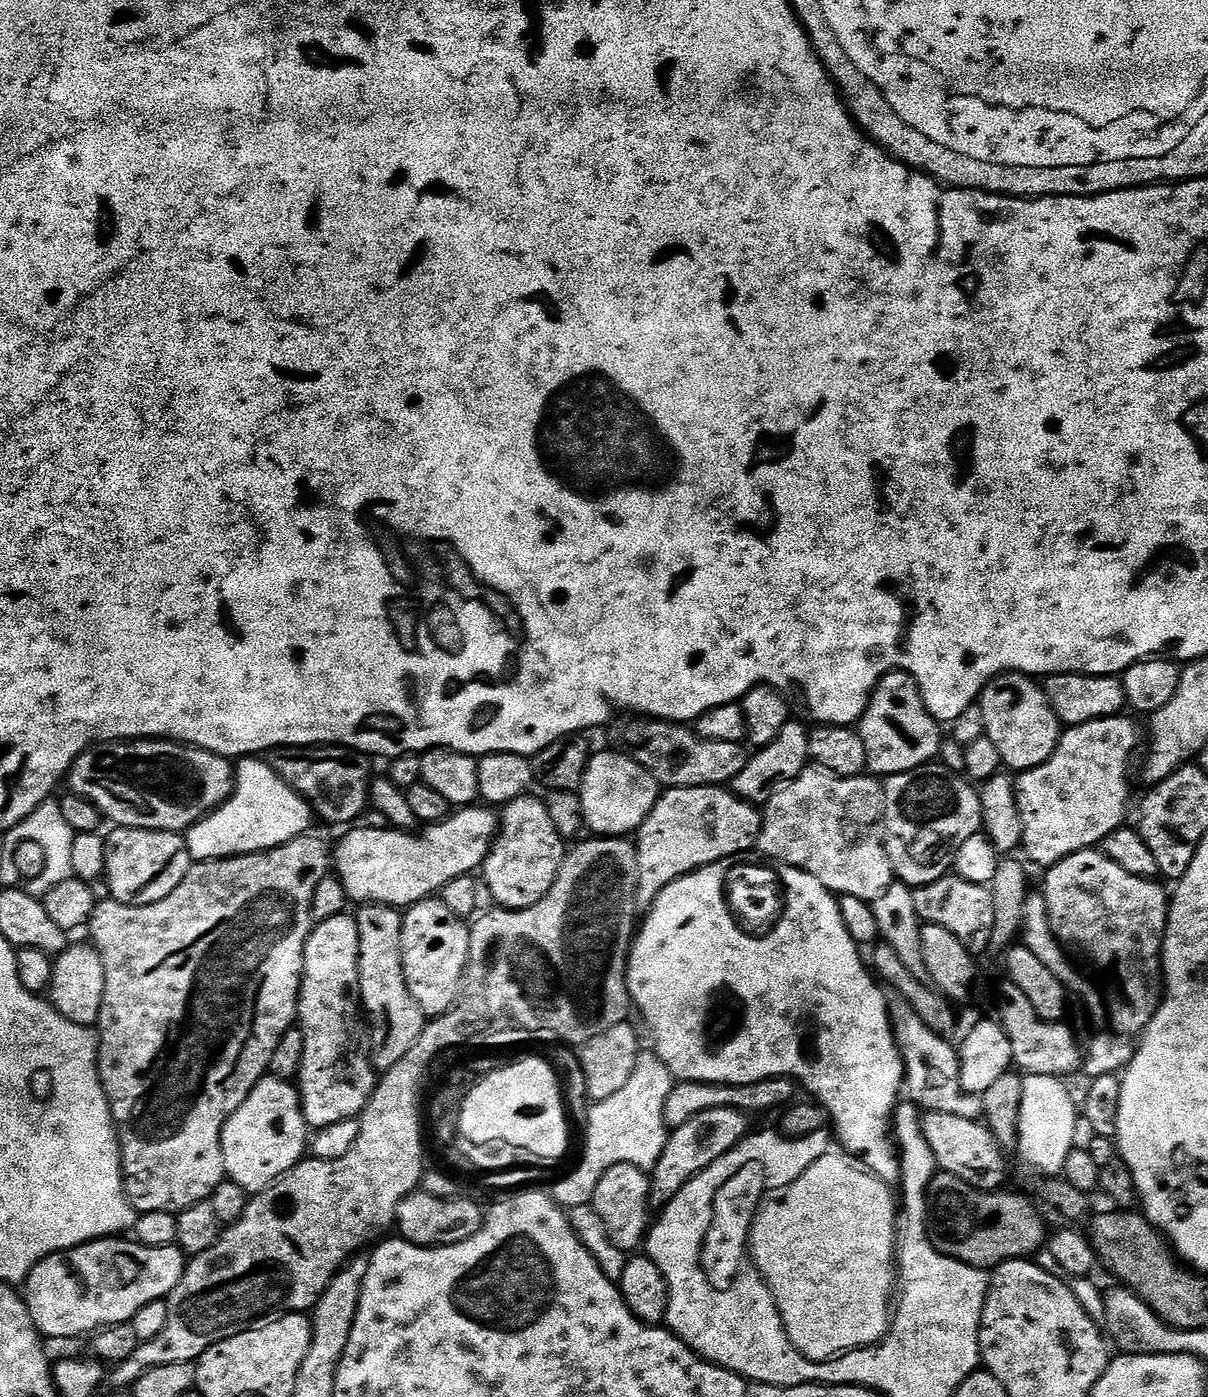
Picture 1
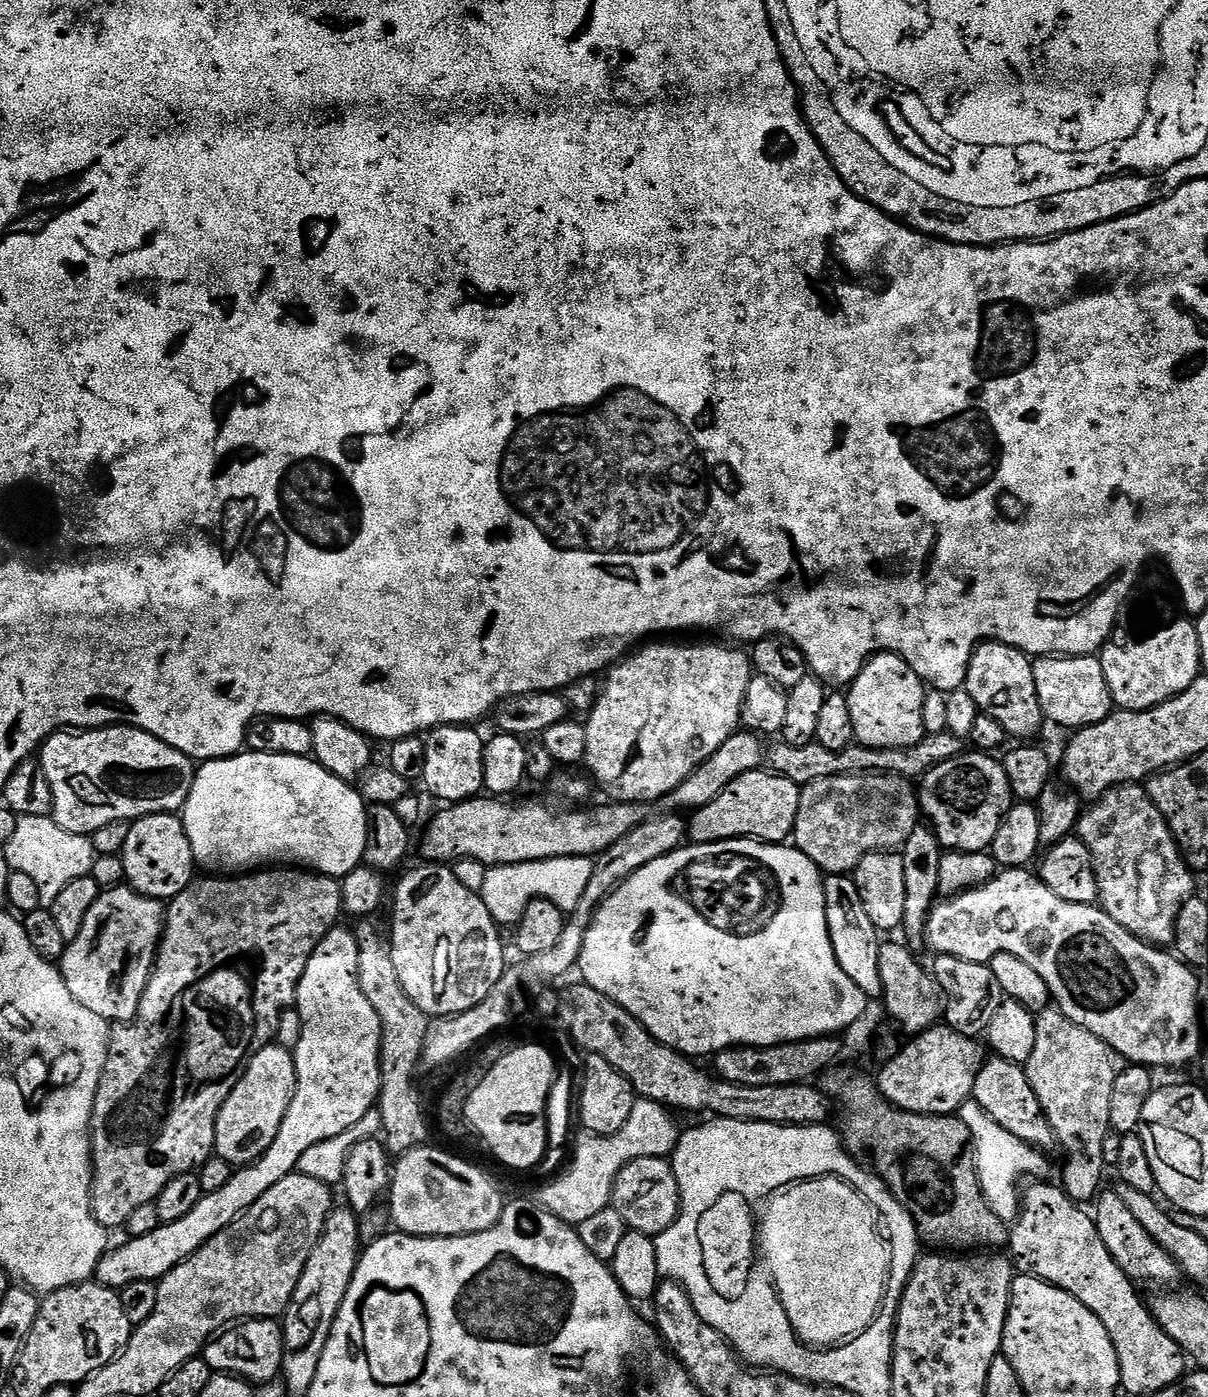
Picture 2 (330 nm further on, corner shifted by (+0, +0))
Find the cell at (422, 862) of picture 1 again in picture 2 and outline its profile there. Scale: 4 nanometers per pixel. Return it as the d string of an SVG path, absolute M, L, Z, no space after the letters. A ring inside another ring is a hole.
M738 730L736 733L733 734L730 738L726 738L726 742L722 742L722 746L718 746L718 750L714 750L714 754L710 754L710 758L706 758L706 762L702 762L702 766L698 766L698 770L694 770L694 774L690 774L690 778L686 778L684 781L682 781L678 786L674 786L674 790L670 790L670 794L666 794L664 797L661 798L661 800L655 801L655 803L650 803L650 804L622 804L619 802L604 802L604 805L601 806L601 808L592 808L589 810L589 812L555 812L554 809L552 808L547 808L546 805L544 804L535 804L534 801L532 800L524 800L521 802L521 804L508 804L512 802L505 802L503 799L500 798L473 798L471 800L462 800L458 804L449 804L447 807L445 807L443 810L445 812L440 812L437 814L436 817L433 818L432 821L429 822L428 824L428 829L425 830L424 832L424 857L423 859L428 862L451 862L453 860L461 860L462 858L474 858L478 862L482 862L483 864L489 865L489 866L495 866L498 864L521 864L522 862L534 862L535 860L545 860L546 858L566 858L567 856L590 856L590 857L597 857L600 855L600 853L606 851L610 846L614 846L614 842L618 842L618 838L626 838L626 834L630 834L630 830L634 830L634 826L642 826L642 822L646 822L647 820L651 820L653 816L657 815L657 813L660 814L691 814L696 811L696 809L701 808L702 806L706 806L710 802L714 802L714 798L718 798L718 794L722 794L722 790L726 790L726 786L730 786L730 782L734 782L738 778L742 778L742 774L746 774L747 772L754 772L757 771L761 767L761 764L765 761L765 755L766 755L766 748L765 745L760 745L763 744L761 737L757 736L755 732L749 732L747 730Z

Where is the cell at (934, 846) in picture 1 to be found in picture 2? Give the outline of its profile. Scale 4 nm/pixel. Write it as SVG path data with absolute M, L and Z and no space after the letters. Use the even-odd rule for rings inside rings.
M965 750L919 777L918 795L923 819L936 832L941 848L954 852L991 849L1000 820L1013 803L1003 763L995 755Z

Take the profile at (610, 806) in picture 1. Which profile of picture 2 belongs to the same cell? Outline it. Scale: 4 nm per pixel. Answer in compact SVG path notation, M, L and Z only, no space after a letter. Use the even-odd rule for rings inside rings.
M660 642L637 647L607 669L600 697L596 699L594 710L586 716L584 764L592 771L591 779L600 783L601 790L608 795L605 797L612 802L650 804L661 800L674 790L674 786L690 778L690 774L694 774L694 770L698 770L698 766L702 766L702 762L706 762L706 758L710 758L710 754L714 754L714 750L740 728L742 698L746 696L746 686L750 686L754 674L751 655L740 649L743 647L728 642L656 643Z

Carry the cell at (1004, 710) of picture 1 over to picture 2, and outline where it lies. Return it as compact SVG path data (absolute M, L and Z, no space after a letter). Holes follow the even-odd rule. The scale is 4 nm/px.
M990 640L980 644L972 652L968 663L968 677L964 680L970 698L979 706L981 713L1002 725L1009 738L1016 742L1028 742L1046 724L1044 711L1038 702L1038 686L1034 686L1033 661L1028 653L1020 652L1009 644Z

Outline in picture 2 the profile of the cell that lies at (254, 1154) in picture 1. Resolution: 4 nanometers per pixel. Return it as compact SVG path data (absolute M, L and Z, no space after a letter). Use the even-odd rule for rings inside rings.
M268 1044L251 1053L252 1061L242 1078L236 1081L230 1098L220 1108L216 1123L215 1155L233 1166L263 1161L266 1150L278 1138L286 1110L296 1093L296 1058L291 1051Z

